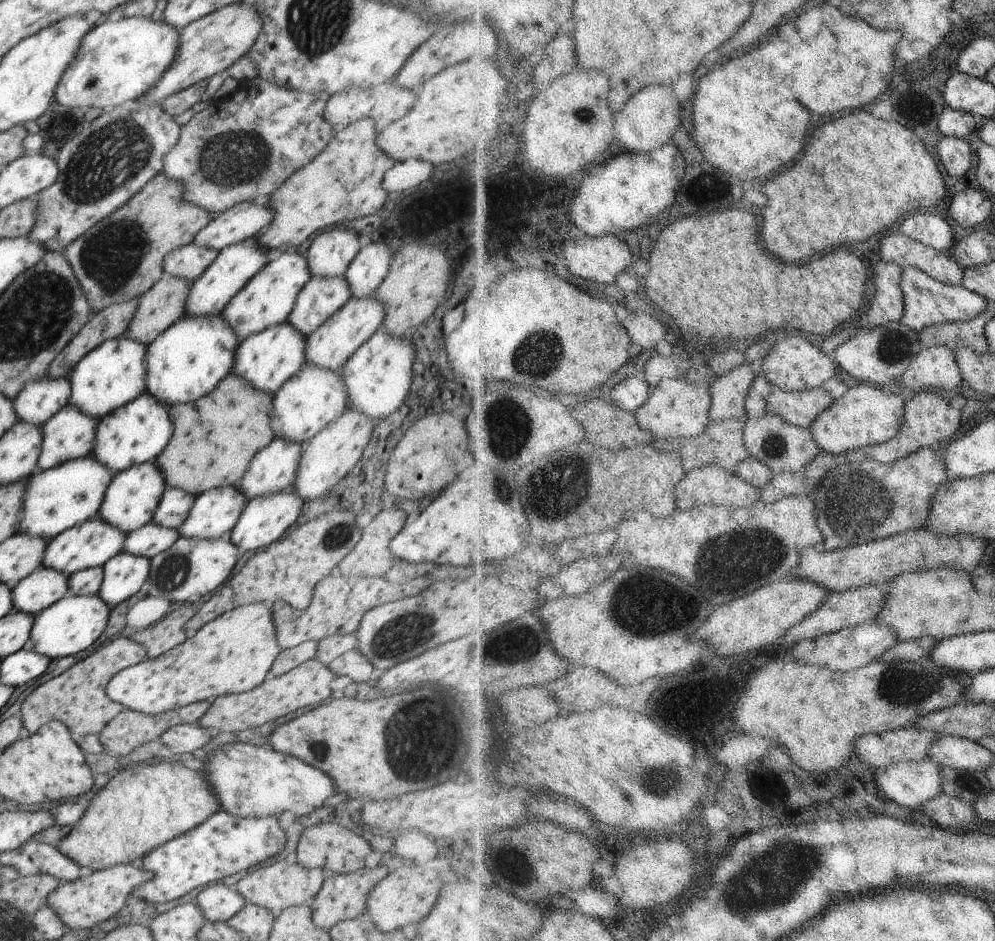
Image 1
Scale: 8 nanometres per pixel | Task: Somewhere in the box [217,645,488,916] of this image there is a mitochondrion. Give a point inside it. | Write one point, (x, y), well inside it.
(408, 737)

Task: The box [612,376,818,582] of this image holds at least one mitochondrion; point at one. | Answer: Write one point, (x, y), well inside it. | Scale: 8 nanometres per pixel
(775, 445)

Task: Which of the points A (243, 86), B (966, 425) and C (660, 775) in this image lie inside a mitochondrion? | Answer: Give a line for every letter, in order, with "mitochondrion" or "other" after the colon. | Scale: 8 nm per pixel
A: other
B: other
C: mitochondrion

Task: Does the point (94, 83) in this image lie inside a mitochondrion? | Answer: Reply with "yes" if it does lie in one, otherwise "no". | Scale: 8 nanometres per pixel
yes

